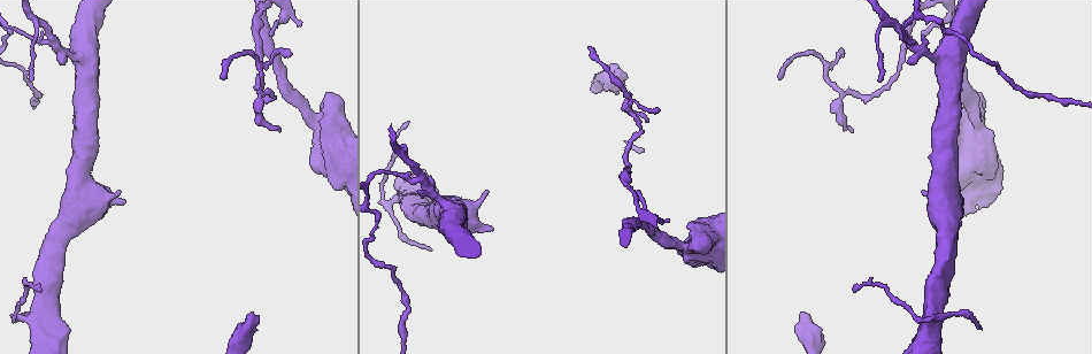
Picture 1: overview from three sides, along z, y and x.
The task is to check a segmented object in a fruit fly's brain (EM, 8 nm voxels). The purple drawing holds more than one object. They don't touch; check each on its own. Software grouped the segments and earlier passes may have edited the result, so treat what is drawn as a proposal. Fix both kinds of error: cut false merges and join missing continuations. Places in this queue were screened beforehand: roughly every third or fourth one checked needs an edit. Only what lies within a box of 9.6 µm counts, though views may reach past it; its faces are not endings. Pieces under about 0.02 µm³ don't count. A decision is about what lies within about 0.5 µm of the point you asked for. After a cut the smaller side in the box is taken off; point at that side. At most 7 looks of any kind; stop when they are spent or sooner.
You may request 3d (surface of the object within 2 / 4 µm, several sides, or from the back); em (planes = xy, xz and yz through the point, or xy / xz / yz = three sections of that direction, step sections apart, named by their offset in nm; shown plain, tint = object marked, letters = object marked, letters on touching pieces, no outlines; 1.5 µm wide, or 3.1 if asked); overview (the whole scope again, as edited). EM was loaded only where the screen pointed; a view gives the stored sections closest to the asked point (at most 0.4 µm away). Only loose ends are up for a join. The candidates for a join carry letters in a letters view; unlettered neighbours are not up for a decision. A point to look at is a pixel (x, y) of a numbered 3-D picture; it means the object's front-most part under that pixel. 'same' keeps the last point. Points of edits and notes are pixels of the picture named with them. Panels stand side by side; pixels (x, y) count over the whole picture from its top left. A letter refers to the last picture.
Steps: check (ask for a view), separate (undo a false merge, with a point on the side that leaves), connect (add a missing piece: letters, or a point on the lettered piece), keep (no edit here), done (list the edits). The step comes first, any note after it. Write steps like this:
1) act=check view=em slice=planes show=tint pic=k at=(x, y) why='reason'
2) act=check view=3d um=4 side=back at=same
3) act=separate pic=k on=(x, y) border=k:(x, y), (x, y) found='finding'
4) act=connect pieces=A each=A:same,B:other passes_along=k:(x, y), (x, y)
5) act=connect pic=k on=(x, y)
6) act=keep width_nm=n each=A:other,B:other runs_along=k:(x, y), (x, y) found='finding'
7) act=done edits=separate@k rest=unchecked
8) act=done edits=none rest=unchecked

act=check view=em slice=planes show=letters pic=1 at=(666, 222) why='free end'

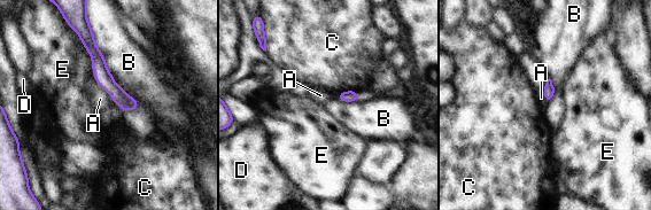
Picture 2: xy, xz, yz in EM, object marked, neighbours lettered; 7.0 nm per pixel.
act=keep each=A:other,B:other,C:other,D:other,E:other runs_along=2:(87, 43), (103, 78), (133, 107) found='none of them fits'

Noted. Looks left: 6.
act=check view=em slice=xz step=4 show=tint pic=1 at=(423, 179) why='a fork'

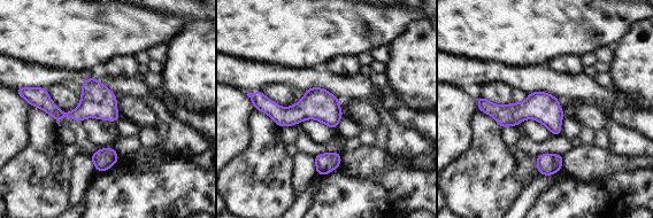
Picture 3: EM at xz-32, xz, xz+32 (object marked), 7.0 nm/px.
act=check view=em slice=planes show=letters at=same why='another direction'

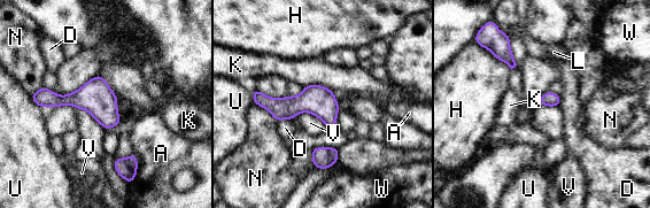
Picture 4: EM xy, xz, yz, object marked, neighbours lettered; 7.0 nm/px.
act=keep longest_contact=V:280nm each=A:other,D:other,H:other,K:other,L:other,N:other,U:other,V:other,W:other border=4:(303, 85), (323, 85), (333, 92) found='all the same cell'

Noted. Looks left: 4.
act=check view=em slice=planes show=plain pic=1 at=(253, 315) why='an open end'

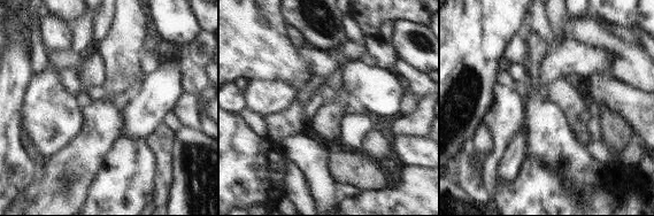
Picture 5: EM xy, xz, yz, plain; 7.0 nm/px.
act=check view=em slice=planes show=letters at=same

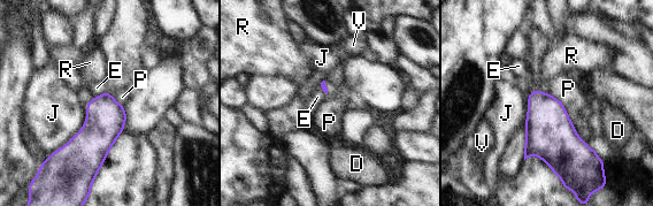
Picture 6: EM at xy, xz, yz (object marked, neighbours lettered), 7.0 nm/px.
act=keep each=D:other,E:other,J:other,P:other,R:other,V:other border=6:(548, 93), (562, 104), (578, 134) found='none of them fits'

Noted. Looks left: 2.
act=done edits=none rest=unchecked

